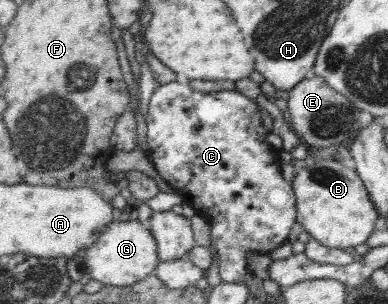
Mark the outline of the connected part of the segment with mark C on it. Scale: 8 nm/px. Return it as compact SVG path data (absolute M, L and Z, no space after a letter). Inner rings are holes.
M180 78L175 82L157 85L151 100L149 100L149 112L146 118L146 137L148 158L153 162L155 170L159 176L171 185L177 195L182 195L185 201L194 208L197 214L204 217L211 227L211 245L217 250L219 255L219 274L223 282L243 283L252 278L250 270L247 268L247 253L268 253L279 246L287 243L291 228L296 222L297 209L295 208L295 193L292 184L288 184L281 175L281 161L278 157L279 148L275 148L266 140L267 131L261 122L261 108L254 100L239 93L236 89L227 89L219 92L203 93L193 90L186 80Z

